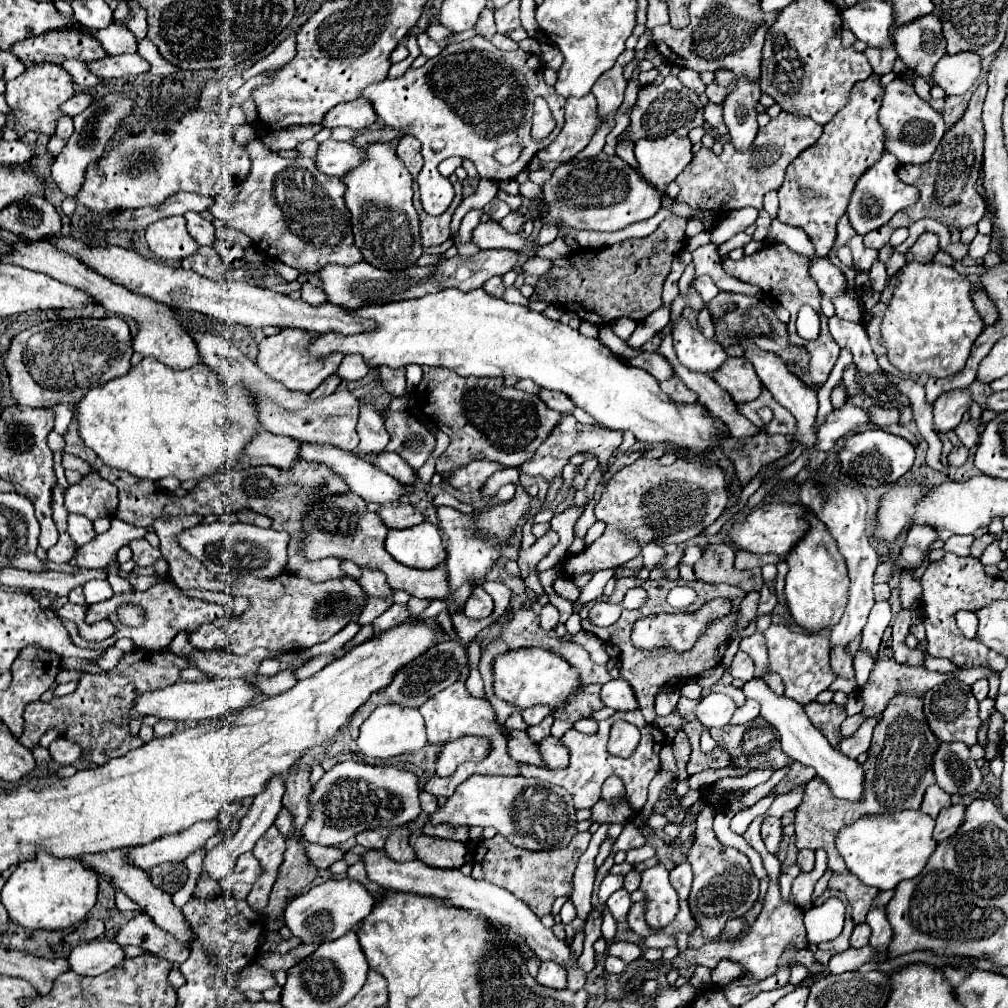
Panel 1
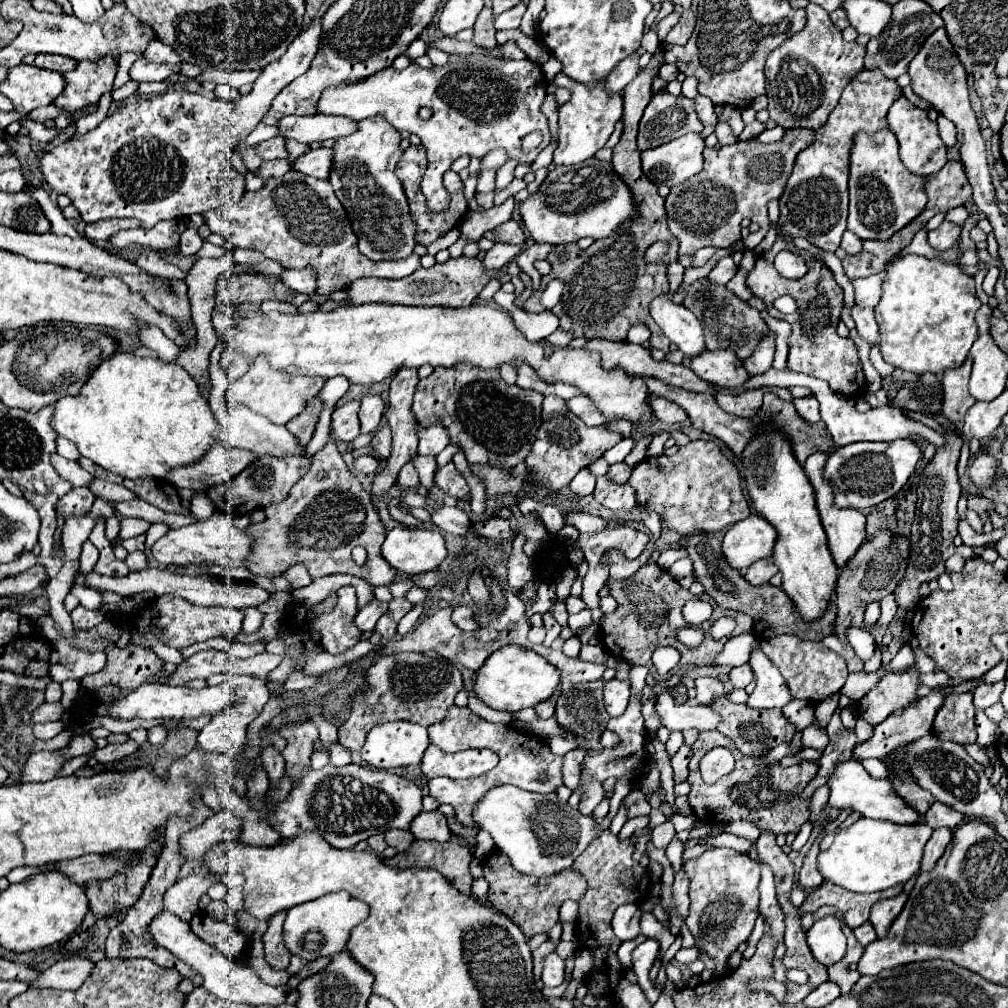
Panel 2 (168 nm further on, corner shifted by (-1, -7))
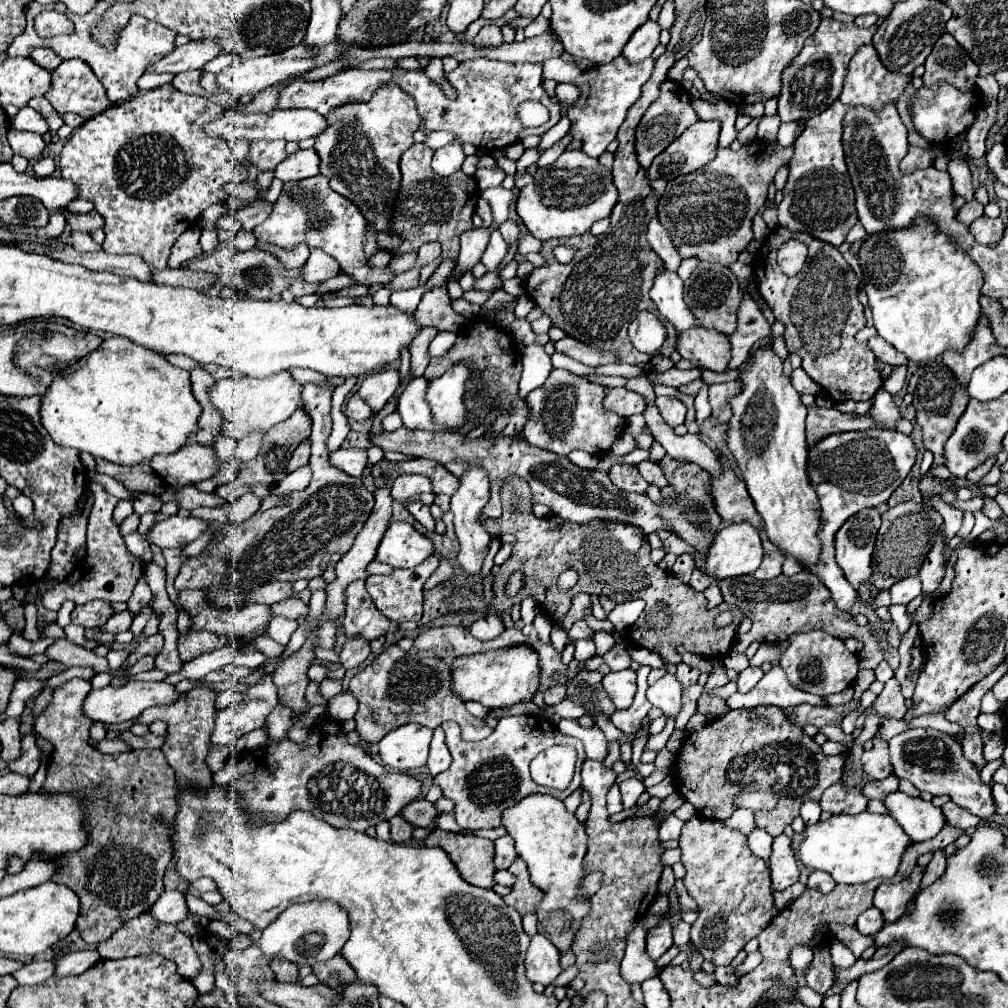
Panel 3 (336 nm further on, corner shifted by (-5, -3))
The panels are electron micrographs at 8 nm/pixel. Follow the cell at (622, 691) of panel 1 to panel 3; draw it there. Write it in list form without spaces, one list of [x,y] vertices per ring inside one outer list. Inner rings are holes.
[[[623,669],[603,677],[603,687],[617,709],[627,709],[635,695],[635,671]]]

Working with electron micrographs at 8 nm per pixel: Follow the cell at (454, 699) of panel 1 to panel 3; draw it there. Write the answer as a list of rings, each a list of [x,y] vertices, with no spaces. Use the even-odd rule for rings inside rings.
[[[539,715],[503,717],[499,721],[499,727],[495,729],[495,733],[489,739],[477,741],[477,743],[463,741],[459,725],[455,721],[447,721],[441,727],[445,731],[445,741],[453,755],[453,763],[447,771],[443,771],[435,777],[435,783],[443,789],[443,795],[455,803],[453,815],[455,815],[457,823],[461,825],[461,829],[465,829],[465,831],[499,827],[503,811],[517,805],[519,799],[525,799],[531,793],[547,793],[547,795],[553,795],[563,801],[569,797],[569,793],[573,793],[575,789],[581,787],[579,771],[585,761],[583,743],[575,737],[559,733],[557,725],[549,723],[549,719],[545,719],[545,717],[539,717]],[[551,745],[571,745],[579,753],[577,771],[575,771],[575,777],[567,791],[551,791],[551,789],[539,787],[531,781],[531,775],[529,775],[531,759],[537,753],[545,751],[545,747],[551,747]],[[495,755],[499,755],[497,767],[495,767]]]

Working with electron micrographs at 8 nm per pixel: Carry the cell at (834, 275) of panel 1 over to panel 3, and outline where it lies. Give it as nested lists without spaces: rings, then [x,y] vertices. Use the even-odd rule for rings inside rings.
[[[879,335],[873,337],[873,339],[869,339],[869,345],[871,345],[871,351],[875,353],[875,357],[881,359],[883,363],[889,363],[889,365],[893,365],[893,367],[897,367],[897,365],[907,365],[907,357],[901,355],[895,347],[891,347],[891,345],[889,345],[885,339],[881,339]]]

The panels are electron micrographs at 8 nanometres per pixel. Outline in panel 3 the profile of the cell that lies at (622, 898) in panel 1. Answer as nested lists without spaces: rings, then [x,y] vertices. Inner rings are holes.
[[[635,923],[631,935],[627,935],[627,949],[625,949],[625,959],[621,963],[621,977],[633,985],[633,983],[643,983],[651,975],[659,975],[657,965],[649,959],[645,951],[645,935],[643,927]]]

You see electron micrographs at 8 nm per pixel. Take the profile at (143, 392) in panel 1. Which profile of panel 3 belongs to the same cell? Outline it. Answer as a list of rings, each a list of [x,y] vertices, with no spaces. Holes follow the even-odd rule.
[[[109,337],[69,371],[57,371],[55,367],[47,367],[47,371],[55,373],[55,379],[41,397],[39,415],[51,439],[61,447],[75,447],[117,465],[135,465],[147,463],[151,455],[177,451],[187,443],[187,435],[197,431],[201,405],[191,393],[189,371],[173,367],[161,353],[139,347],[129,339]]]

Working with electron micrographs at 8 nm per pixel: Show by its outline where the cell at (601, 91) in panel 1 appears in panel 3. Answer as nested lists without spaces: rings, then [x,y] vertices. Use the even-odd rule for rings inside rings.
[[[647,19],[647,23],[643,23],[643,27],[639,27],[639,31],[635,31],[635,35],[627,41],[623,55],[631,59],[631,63],[651,57],[653,49],[659,45],[659,33],[661,33],[659,23],[653,19]]]

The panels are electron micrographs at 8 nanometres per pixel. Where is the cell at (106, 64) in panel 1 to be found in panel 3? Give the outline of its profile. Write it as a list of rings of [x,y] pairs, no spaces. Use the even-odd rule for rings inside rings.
[[[201,39],[189,41],[183,47],[177,47],[163,61],[153,63],[147,71],[151,73],[183,73],[191,69],[201,69],[205,63],[215,59],[221,53],[221,45],[217,39]]]

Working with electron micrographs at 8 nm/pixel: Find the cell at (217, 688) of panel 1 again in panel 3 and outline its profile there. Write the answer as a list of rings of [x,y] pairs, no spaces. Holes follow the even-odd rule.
[[[127,681],[125,685],[117,687],[103,687],[103,689],[91,689],[85,703],[83,703],[83,715],[87,715],[91,721],[101,721],[105,725],[113,723],[125,723],[137,715],[141,715],[143,709],[153,707],[153,705],[167,705],[179,699],[179,693],[175,691],[173,685],[161,681],[161,683],[151,683],[151,681]]]

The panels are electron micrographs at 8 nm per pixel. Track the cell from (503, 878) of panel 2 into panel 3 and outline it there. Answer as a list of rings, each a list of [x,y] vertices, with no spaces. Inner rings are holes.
[[[519,857],[511,867],[509,871],[517,877],[517,883],[513,885],[513,891],[503,897],[507,905],[515,907],[521,915],[527,915],[527,913],[535,913],[535,903],[539,903],[539,899],[543,897],[543,893],[531,885],[529,881],[529,871],[525,869],[525,861]]]

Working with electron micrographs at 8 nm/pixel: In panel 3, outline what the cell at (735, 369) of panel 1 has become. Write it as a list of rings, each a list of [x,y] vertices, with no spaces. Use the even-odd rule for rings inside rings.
[[[701,325],[679,331],[675,349],[683,359],[689,359],[697,367],[705,367],[717,373],[725,371],[731,359],[731,345],[727,335],[721,335],[715,329],[705,329]]]

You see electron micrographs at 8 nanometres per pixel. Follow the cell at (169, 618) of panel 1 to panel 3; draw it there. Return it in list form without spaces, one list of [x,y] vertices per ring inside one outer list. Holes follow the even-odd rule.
[[[181,591],[179,601],[191,615],[191,627],[225,633],[239,641],[253,641],[267,631],[273,619],[269,605],[245,605],[241,611],[219,611],[205,603],[203,591]]]

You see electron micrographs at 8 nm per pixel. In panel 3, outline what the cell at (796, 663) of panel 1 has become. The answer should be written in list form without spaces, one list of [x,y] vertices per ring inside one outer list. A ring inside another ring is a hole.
[[[809,631],[809,633],[791,635],[787,641],[789,647],[781,657],[781,667],[787,675],[787,681],[793,687],[825,697],[853,685],[859,671],[859,657],[851,653],[841,639],[831,637],[825,631]]]

